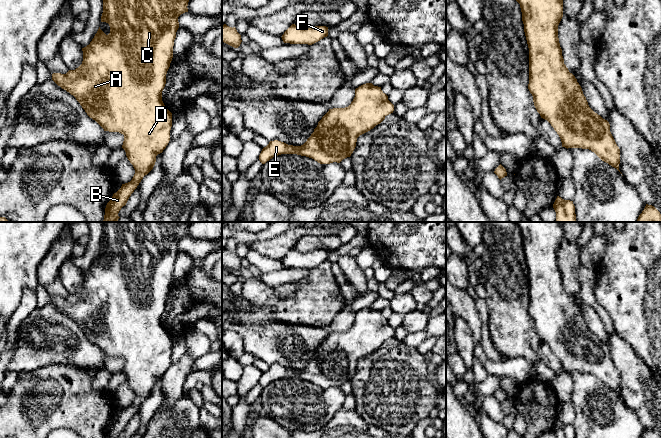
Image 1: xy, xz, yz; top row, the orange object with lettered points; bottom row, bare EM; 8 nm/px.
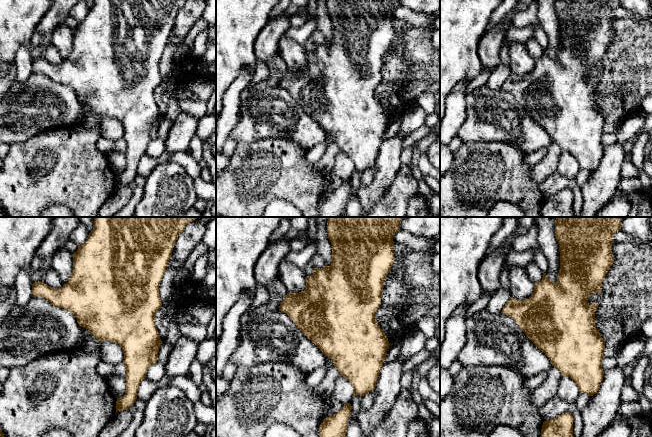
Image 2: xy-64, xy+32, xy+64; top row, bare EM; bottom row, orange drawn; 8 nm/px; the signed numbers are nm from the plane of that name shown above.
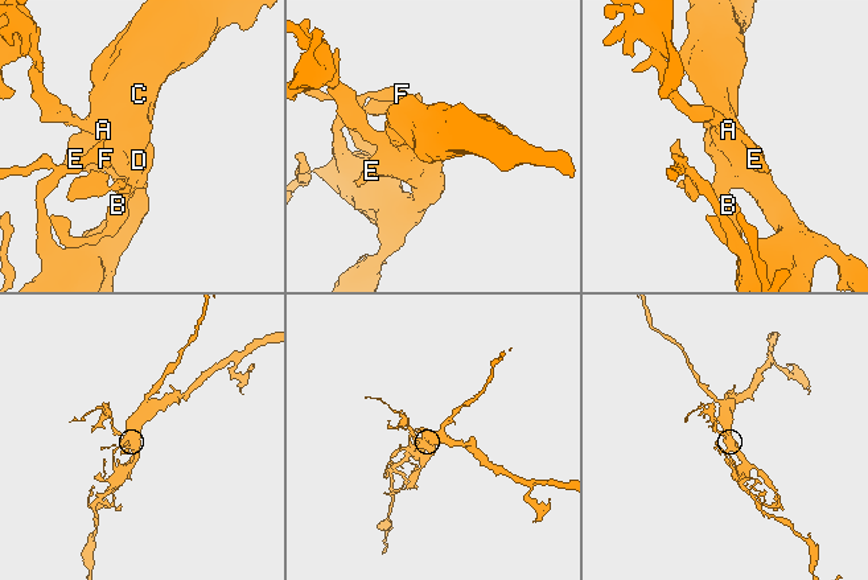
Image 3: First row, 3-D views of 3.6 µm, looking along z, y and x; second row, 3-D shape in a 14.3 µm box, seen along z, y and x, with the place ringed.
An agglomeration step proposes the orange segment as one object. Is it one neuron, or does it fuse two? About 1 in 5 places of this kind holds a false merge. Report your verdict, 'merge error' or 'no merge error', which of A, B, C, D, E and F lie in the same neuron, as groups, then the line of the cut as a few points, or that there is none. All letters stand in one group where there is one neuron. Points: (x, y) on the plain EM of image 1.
no merge error; A B C D E F; no cut

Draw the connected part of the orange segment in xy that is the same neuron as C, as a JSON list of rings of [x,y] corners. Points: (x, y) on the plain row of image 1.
[[[105,222],[103,224],[103,237],[101,246],[106,246],[110,250],[110,257],[106,259],[99,251],[94,262],[89,269],[82,272],[83,285],[82,288],[75,294],[69,294],[66,298],[53,297],[52,304],[62,313],[73,319],[85,334],[87,339],[95,344],[104,355],[119,356],[124,359],[122,372],[126,376],[126,380],[135,393],[135,398],[132,404],[128,407],[122,408],[121,412],[113,418],[111,424],[107,427],[105,438],[118,438],[123,430],[126,429],[129,421],[137,412],[141,404],[147,399],[154,391],[156,380],[163,376],[170,365],[170,354],[172,351],[172,337],[167,333],[162,325],[162,315],[166,308],[166,298],[170,291],[173,282],[173,270],[176,262],[176,256],[179,252],[178,241],[188,236],[188,226],[191,222]]]

